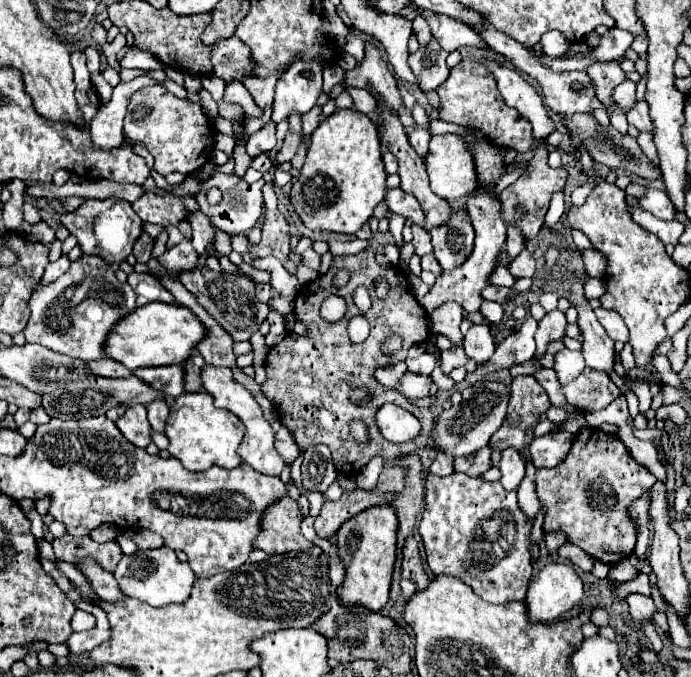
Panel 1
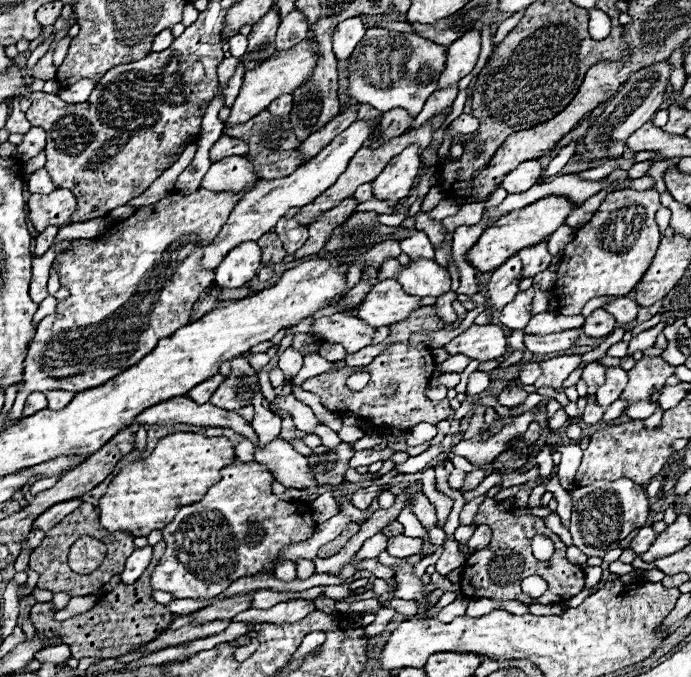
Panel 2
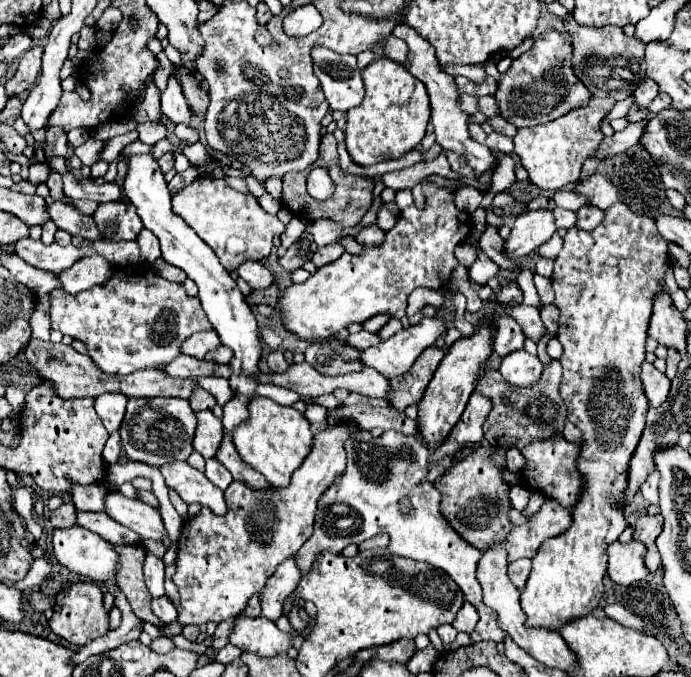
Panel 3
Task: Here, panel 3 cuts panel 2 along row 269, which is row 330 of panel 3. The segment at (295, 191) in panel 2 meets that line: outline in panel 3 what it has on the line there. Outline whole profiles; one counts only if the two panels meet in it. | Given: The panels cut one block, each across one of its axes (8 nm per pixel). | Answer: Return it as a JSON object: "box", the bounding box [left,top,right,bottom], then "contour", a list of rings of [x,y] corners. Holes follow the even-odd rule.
{"box":[182,328,222,358],"contour":[[[214,328],[210,330],[204,330],[204,332],[198,332],[194,336],[190,336],[184,344],[182,344],[182,352],[184,354],[190,354],[190,356],[196,356],[196,358],[204,358],[206,352],[218,348],[222,342],[218,338],[218,334],[214,334]]]}

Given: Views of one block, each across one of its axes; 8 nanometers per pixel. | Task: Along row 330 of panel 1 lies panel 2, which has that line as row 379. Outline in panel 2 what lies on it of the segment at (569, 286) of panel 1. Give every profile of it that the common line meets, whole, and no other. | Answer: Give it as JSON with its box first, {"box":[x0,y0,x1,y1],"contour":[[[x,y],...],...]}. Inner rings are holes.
{"box":[582,362,606,394],"contour":[[[590,362],[584,366],[582,372],[582,380],[588,384],[588,394],[596,394],[596,390],[604,384],[606,380],[606,366],[602,366],[600,362]]]}

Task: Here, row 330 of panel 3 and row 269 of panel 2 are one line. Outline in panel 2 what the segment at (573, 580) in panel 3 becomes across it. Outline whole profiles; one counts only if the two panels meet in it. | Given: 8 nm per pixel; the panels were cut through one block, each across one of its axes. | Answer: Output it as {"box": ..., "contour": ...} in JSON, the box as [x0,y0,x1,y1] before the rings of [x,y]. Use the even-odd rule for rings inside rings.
{"box":[556,188,660,316],"contour":[[[626,188],[610,192],[602,200],[592,220],[586,222],[564,248],[562,264],[556,272],[560,314],[576,316],[588,300],[596,296],[624,296],[642,280],[660,244],[660,232],[654,220],[658,208],[660,196],[656,190],[640,192]]]}

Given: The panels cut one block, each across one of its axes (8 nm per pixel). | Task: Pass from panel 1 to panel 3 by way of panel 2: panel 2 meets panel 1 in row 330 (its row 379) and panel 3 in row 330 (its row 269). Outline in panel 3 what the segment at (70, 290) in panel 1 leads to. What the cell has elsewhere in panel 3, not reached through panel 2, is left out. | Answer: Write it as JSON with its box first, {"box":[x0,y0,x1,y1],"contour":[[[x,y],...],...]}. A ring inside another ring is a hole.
{"box":[50,270,210,374],"contour":[[[150,270],[150,282],[140,276],[142,282],[136,284],[98,284],[78,294],[68,294],[62,288],[54,288],[50,292],[50,318],[52,328],[74,336],[82,340],[88,350],[90,358],[108,374],[132,374],[136,370],[144,368],[160,368],[166,366],[166,362],[172,362],[182,354],[180,346],[186,338],[190,338],[194,332],[202,332],[210,328],[210,320],[206,318],[206,312],[202,310],[202,304],[196,296],[188,296],[182,284],[164,280],[156,272]]]}

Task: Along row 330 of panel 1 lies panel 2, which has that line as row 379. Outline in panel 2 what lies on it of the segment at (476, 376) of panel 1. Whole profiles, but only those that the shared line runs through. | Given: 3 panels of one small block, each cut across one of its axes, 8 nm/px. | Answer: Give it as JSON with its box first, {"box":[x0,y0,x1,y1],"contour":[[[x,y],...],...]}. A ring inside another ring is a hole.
{"box":[516,362,540,386],"contour":[[[532,362],[532,364],[526,364],[526,366],[520,370],[520,374],[518,374],[516,380],[518,380],[522,386],[530,386],[530,384],[536,382],[538,376],[540,376],[540,364]]]}

